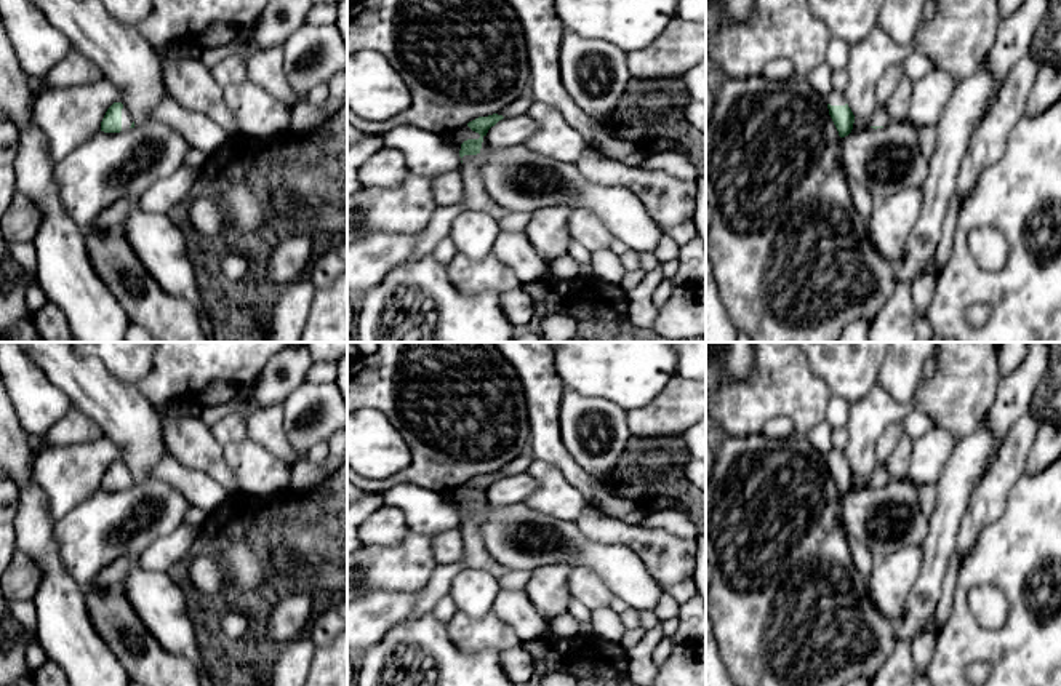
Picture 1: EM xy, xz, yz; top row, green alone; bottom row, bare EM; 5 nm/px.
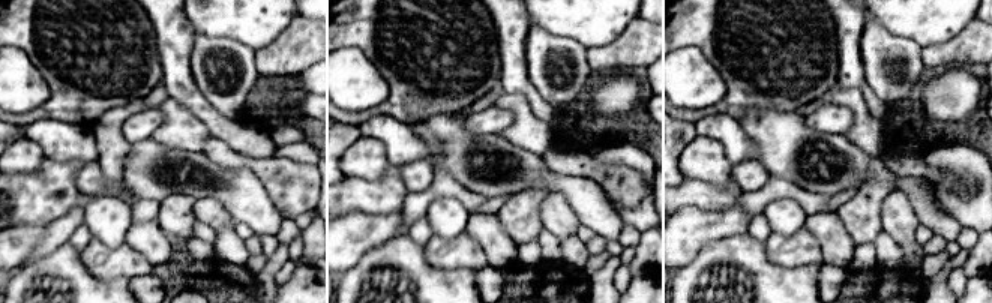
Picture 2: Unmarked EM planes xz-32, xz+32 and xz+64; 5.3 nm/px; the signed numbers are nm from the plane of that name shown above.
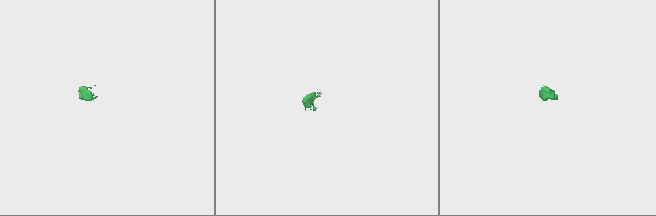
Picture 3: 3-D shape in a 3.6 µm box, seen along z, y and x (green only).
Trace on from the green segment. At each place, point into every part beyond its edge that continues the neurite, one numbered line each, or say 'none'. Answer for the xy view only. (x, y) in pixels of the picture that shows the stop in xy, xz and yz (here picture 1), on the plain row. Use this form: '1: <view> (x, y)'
1: xy (127, 478)

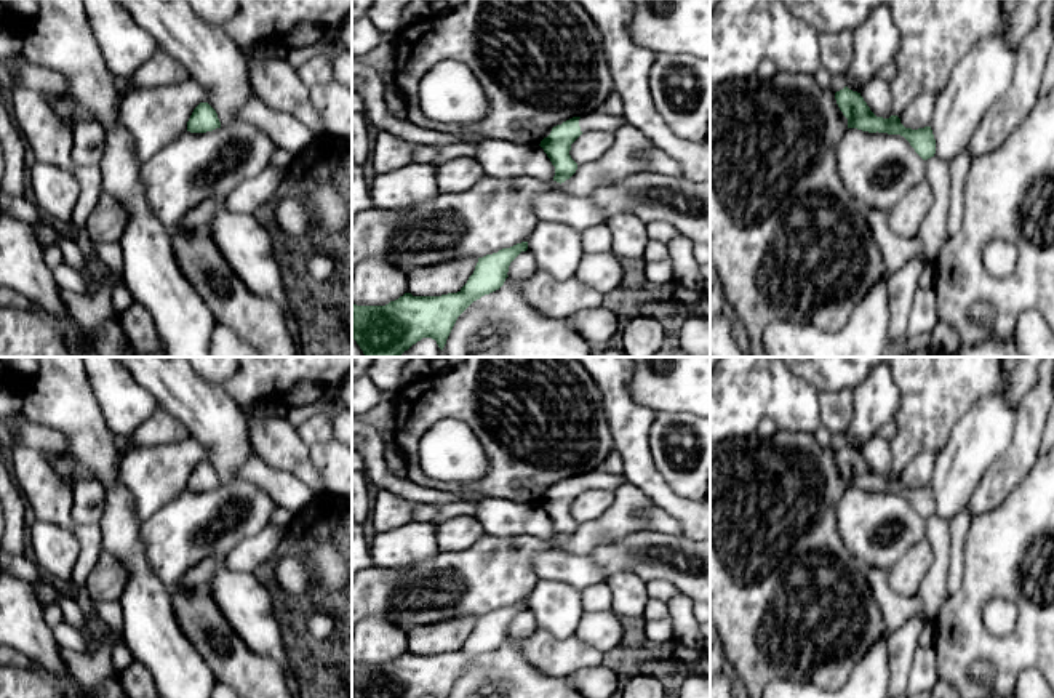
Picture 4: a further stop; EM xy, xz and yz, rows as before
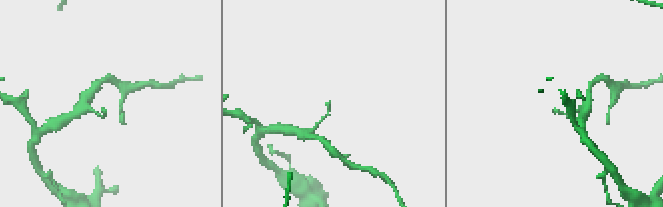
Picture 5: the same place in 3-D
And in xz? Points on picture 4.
1: xz (598, 479)

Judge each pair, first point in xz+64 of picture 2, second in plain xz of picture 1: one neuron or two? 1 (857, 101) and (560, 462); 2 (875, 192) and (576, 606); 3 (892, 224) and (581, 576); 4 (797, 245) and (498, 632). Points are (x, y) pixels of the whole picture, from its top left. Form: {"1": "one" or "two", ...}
{"1": "two", "2": "two", "3": "one", "4": "one"}

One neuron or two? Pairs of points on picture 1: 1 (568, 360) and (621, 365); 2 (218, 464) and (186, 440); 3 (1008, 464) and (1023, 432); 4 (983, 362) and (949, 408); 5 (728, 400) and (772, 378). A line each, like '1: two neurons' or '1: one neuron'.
1: one neuron
2: one neuron
3: one neuron
4: one neuron
5: one neuron

